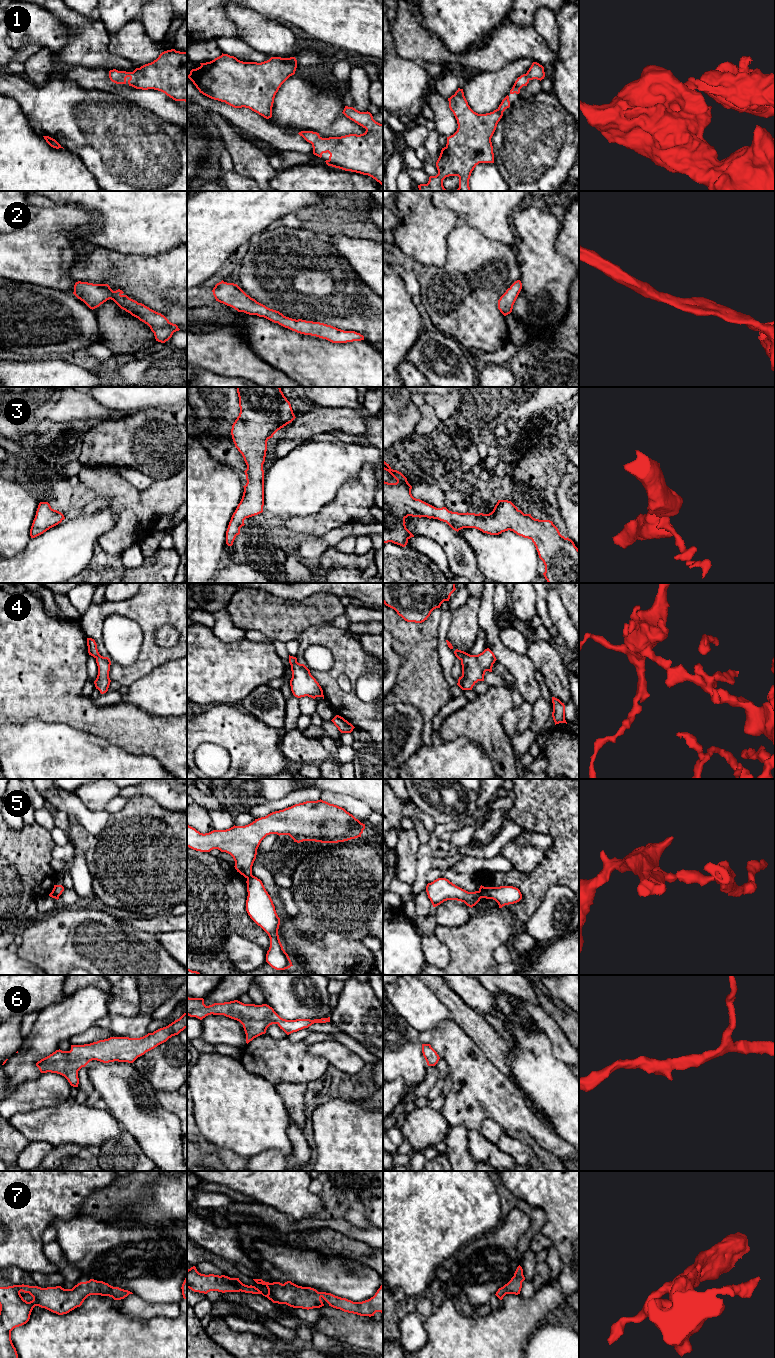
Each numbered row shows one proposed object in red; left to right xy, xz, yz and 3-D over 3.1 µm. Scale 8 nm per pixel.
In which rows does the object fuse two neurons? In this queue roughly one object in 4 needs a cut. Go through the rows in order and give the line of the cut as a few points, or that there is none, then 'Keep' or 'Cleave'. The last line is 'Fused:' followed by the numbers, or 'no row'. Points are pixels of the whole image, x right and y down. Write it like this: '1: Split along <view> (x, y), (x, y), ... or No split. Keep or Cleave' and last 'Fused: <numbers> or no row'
1: No split. Keep
2: No split. Keep
3: No split. Keep
4: Split along yz (467, 653), (460, 659). Cleave
5: Split along yz (478, 891), (482, 897). Cleave
6: No split. Keep
7: No split. Keep
Fused: 4, 5

